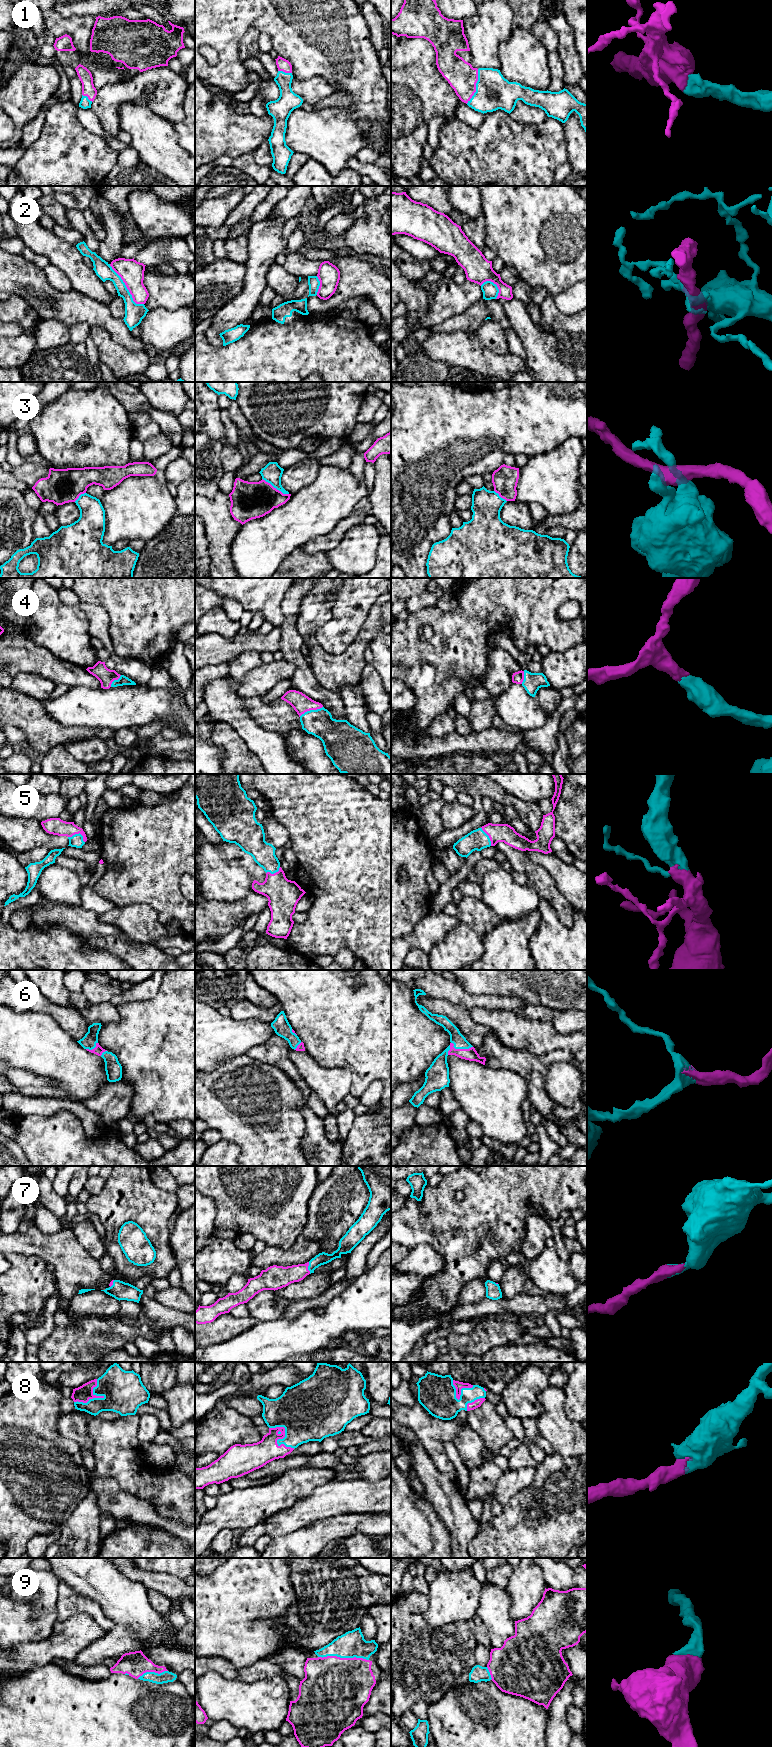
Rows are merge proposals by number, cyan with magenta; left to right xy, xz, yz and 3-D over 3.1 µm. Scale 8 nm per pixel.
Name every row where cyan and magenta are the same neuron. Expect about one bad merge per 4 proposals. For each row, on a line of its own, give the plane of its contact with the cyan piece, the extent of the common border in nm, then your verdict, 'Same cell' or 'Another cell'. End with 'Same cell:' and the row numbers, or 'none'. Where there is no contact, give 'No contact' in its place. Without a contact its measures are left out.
1: Touches cyan in yz. Shared border 300 nm. Same cell
2: Touches cyan in xy. Shared border 420 nm. Another cell
3: Touches cyan in xz. Shared border 260 nm. Same cell
4: Touches cyan in xz. Shared border 200 nm. Same cell
5: Touches cyan in xy. Shared border 140 nm. Same cell
6: Touches cyan in yz. Shared border 180 nm. Same cell
7: Touches cyan in xz. Shared border 100 nm. Same cell
8: Touches cyan in xy. Shared border 260 nm. Same cell
9: Touches cyan in xz. Shared border 400 nm. Same cell
Same cell: 1, 3, 4, 5, 6, 7, 8, 9

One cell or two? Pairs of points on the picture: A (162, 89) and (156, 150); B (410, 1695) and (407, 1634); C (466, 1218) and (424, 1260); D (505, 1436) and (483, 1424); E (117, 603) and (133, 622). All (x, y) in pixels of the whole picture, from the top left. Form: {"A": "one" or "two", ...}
{"A": "two", "B": "one", "C": "two", "D": "one", "E": "one"}

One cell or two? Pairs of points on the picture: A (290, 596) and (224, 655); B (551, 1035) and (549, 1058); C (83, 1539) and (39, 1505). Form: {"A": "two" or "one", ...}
{"A": "two", "B": "two", "C": "two"}

